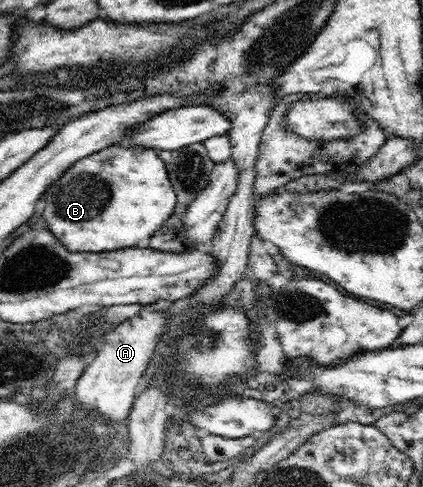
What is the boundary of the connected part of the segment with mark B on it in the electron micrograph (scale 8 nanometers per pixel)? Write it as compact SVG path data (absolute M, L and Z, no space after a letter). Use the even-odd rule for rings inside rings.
M111 146L99 154L91 154L75 162L75 166L69 166L43 192L43 218L69 252L137 247L139 242L150 240L155 230L173 214L176 194L159 151L143 147L141 152L135 152L133 148L140 147Z

